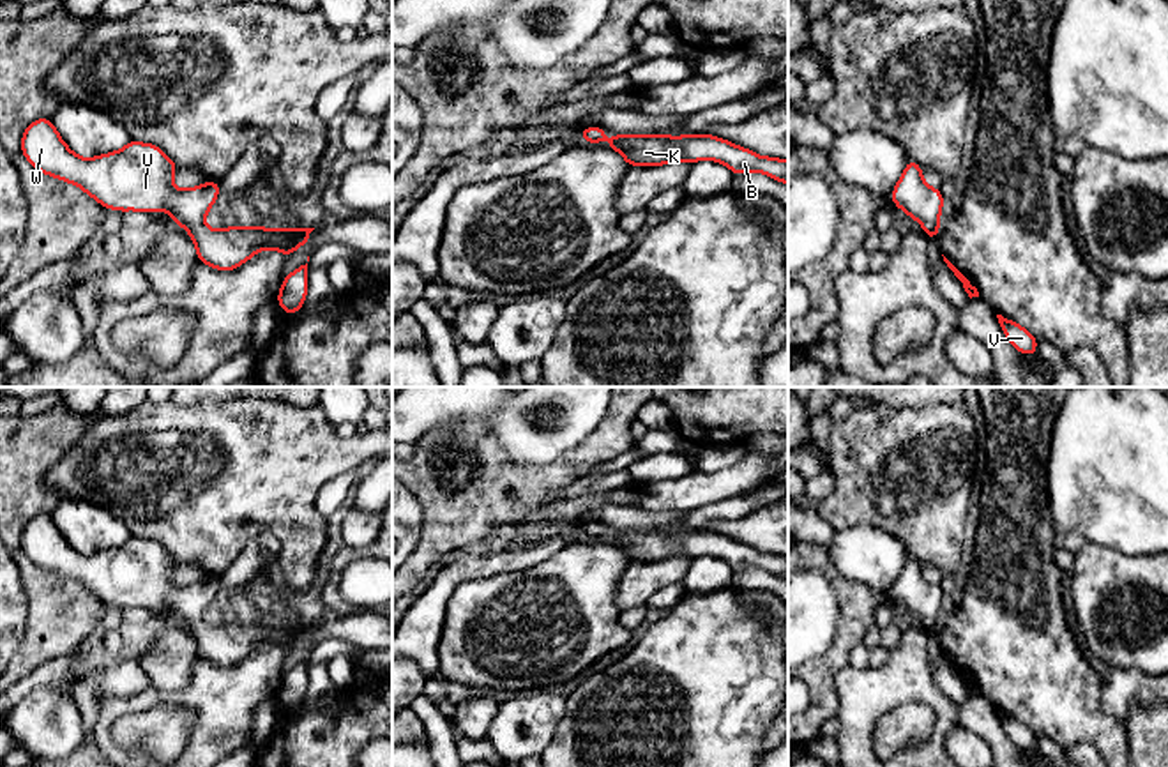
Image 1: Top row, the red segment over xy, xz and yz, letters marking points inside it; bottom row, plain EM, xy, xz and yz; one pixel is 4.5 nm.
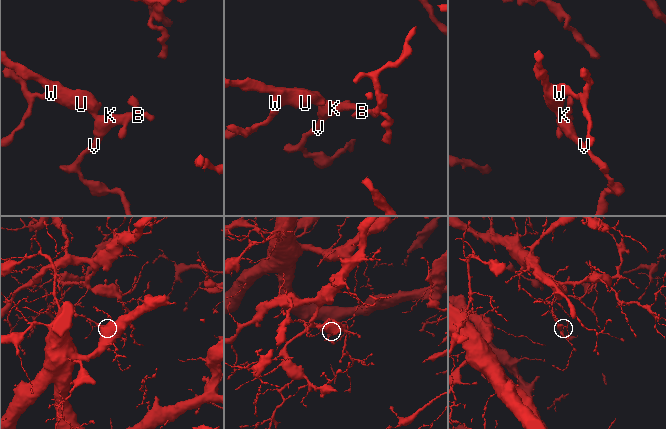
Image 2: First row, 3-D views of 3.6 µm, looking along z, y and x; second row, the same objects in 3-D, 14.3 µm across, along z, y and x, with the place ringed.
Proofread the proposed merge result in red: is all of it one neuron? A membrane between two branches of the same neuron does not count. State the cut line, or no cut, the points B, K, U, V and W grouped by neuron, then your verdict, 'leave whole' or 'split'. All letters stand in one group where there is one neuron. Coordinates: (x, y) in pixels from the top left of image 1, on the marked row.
no cut | B K U V W | leave whole

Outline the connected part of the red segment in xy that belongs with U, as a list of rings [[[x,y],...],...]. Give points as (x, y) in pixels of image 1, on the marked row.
[[[37,118],[25,129],[21,150],[41,173],[81,187],[106,209],[168,210],[194,240],[196,258],[217,270],[233,270],[262,249],[290,256],[315,230],[207,228],[205,216],[221,193],[219,182],[175,189],[171,178],[178,166],[152,143],[131,140],[118,152],[83,159],[62,141],[51,118]]]

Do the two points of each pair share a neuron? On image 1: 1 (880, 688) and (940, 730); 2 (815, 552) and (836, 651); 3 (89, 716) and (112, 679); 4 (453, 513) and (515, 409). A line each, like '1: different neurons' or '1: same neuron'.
1: same neuron
2: same neuron
3: same neuron
4: different neurons

